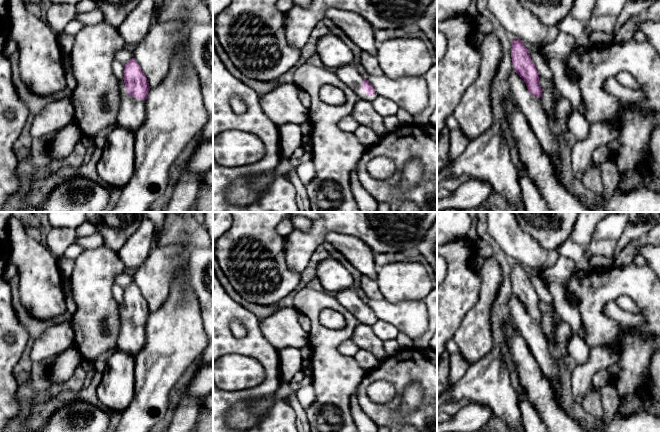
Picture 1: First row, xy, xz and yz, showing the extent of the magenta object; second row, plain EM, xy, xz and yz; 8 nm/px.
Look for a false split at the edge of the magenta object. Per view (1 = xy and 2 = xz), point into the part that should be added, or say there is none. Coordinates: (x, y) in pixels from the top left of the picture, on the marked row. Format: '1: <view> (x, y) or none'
1: xy (131, 116)
2: xz (348, 74)

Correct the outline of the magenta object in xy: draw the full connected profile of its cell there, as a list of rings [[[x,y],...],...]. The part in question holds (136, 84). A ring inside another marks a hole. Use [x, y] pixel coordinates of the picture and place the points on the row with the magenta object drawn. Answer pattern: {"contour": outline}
{"contour": [[[134,58],[123,66],[124,79],[119,81],[120,107],[117,124],[135,136],[145,120],[145,100],[150,86],[140,65]]]}

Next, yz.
{"contour": [[[518,38],[512,41],[511,56],[514,70],[508,80],[513,101],[526,117],[529,127],[540,143],[541,150],[551,160],[556,179],[564,185],[557,170],[560,138],[551,132],[552,122],[541,106],[540,97],[543,89],[539,84],[539,73],[524,41]]]}

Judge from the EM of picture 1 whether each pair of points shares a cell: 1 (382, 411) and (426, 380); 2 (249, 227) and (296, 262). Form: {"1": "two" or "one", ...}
{"1": "one", "2": "two"}

